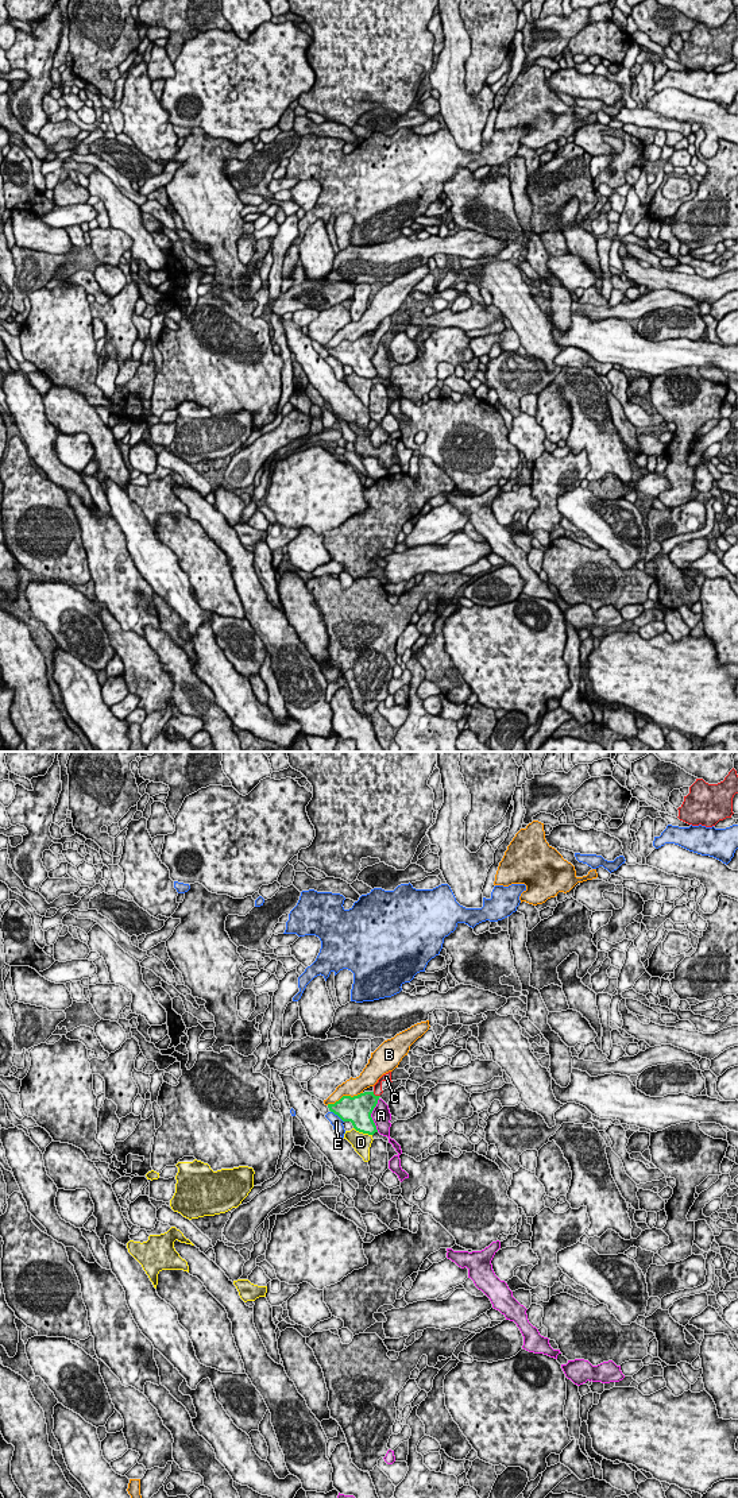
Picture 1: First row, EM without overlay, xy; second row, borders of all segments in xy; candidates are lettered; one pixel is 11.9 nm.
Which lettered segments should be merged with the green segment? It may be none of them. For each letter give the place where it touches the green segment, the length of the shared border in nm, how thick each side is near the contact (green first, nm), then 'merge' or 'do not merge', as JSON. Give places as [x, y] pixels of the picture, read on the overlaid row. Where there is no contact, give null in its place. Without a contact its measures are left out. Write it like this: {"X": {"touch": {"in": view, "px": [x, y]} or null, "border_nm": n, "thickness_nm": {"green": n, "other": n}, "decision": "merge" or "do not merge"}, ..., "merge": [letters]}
{"A": {"touch": {"in": "xy", "px": [370, 1115]}, "border_nm": 400, "thickness_nm": {"green": 340, "other": 240}, "decision": "do not merge"}, "B": {"touch": {"in": "xy", "px": [344, 1096]}, "border_nm": 460, "thickness_nm": {"green": 340, "other": 220}, "decision": "do not merge"}, "C": {"touch": {"in": "xy", "px": [377, 1096]}, "border_nm": 110, "thickness_nm": {"green": 300, "other": 100}, "decision": "merge"}, "D": {"touch": {"in": "xy", "px": [363, 1132]}, "border_nm": 240, "thickness_nm": {"green": 300, "other": 220}, "decision": "do not merge"}, "E": {"touch": {"in": "xy", "px": [337, 1115]}, "border_nm": 200, "thickness_nm": {"green": 340, "other": 140}, "decision": "do not merge"}, "merge": ["C"]}

